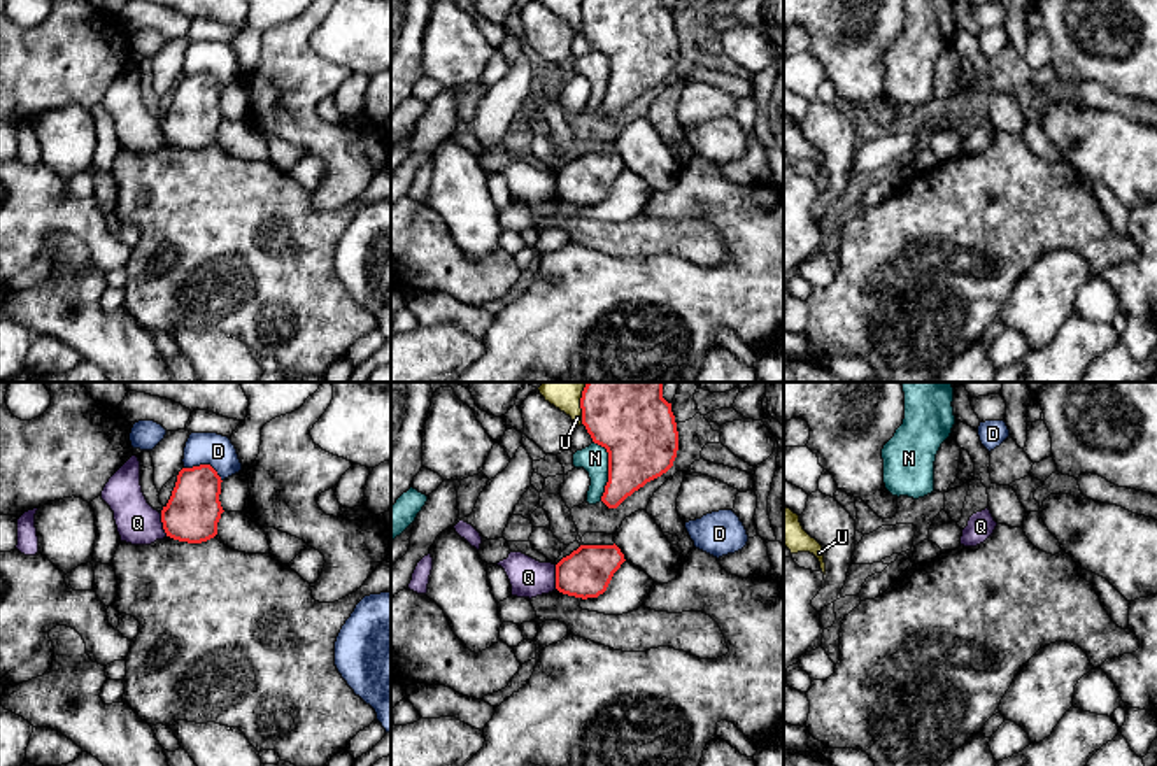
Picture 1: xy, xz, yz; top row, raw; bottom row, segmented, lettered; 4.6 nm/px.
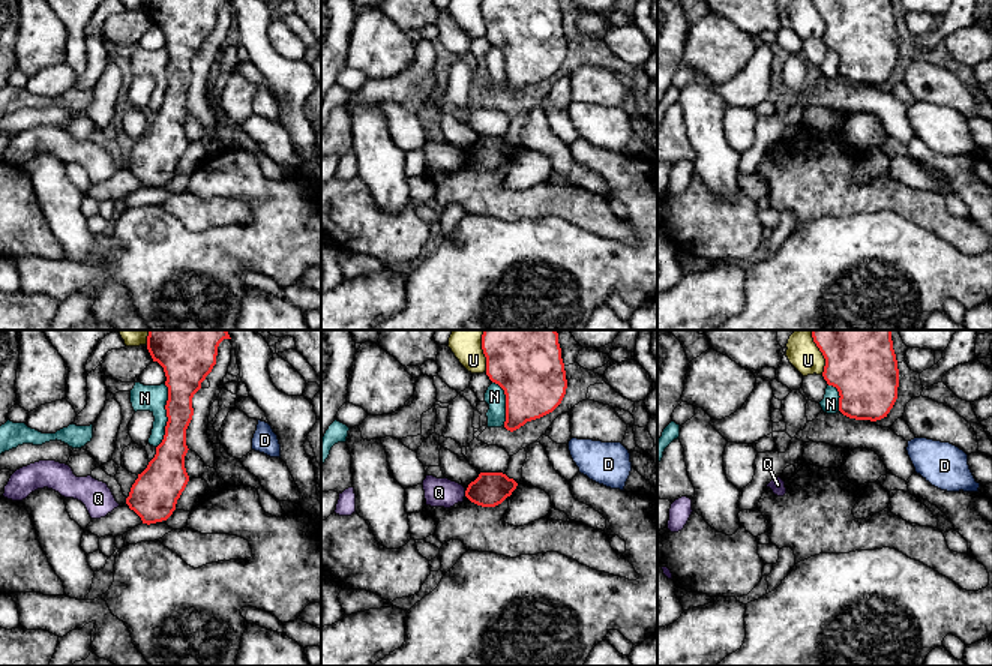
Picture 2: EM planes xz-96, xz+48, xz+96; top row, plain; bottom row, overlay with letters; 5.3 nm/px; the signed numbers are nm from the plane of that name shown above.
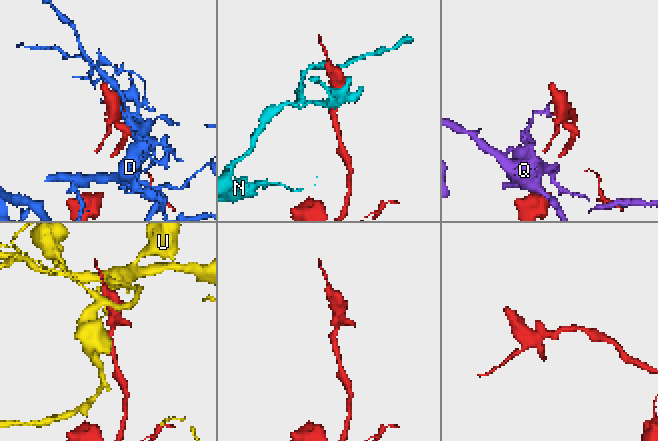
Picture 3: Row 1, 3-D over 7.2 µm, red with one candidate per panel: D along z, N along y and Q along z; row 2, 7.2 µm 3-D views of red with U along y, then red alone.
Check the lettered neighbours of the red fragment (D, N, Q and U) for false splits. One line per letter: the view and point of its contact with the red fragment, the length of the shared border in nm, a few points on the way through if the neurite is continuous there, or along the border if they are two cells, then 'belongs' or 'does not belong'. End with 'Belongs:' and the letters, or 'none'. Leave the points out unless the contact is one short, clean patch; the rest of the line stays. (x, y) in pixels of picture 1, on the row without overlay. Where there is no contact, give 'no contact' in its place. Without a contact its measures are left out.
D: meets red in xy at (205, 72); contact 190 nm long; does not belong
N: meets red in xz at (609, 76); contact 280 nm long; does not belong
Q: meets red in xz at (556, 184); contact 110 nm long; border along xz (554, 172), (556, 195); does not belong
U: meets red in xz at (581, 14); contact 140 nm long; does not belong
Belongs: none

